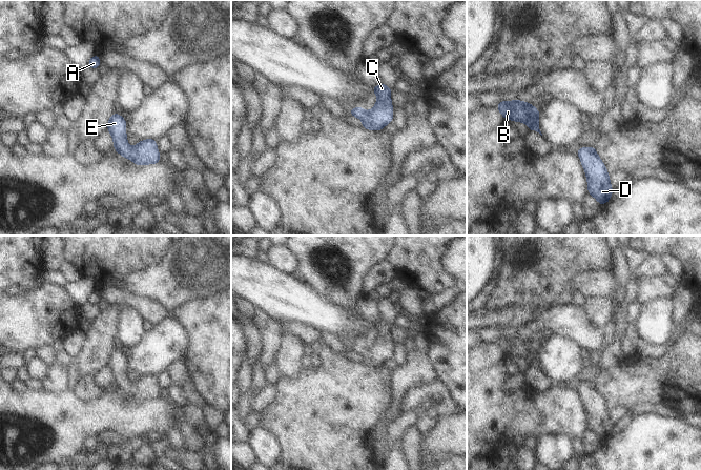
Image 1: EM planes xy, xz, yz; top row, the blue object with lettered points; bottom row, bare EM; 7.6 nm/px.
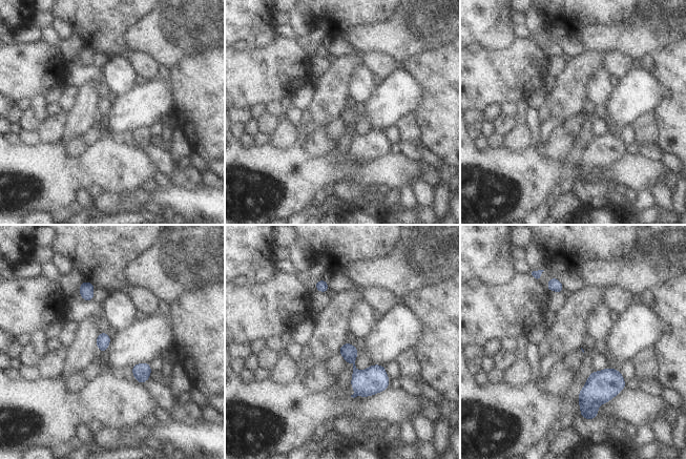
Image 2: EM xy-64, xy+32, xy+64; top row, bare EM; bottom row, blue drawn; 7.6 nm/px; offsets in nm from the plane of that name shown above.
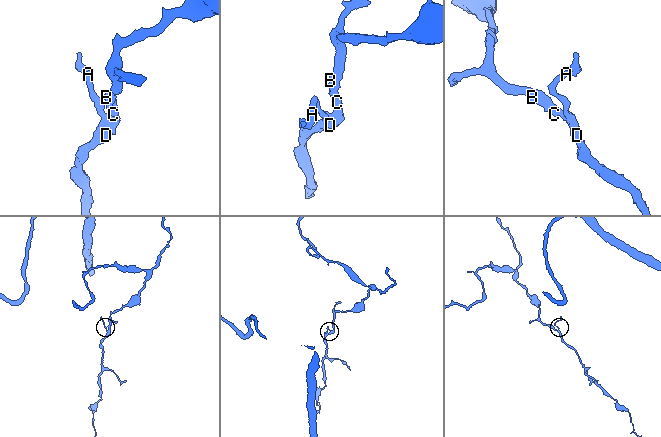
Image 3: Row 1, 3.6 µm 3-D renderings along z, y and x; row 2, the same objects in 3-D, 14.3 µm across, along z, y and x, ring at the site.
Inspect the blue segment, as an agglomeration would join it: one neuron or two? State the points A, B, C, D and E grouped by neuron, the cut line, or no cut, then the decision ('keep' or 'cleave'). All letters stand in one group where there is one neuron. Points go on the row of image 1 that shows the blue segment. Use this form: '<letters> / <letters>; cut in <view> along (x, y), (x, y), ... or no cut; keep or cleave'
A B C D E; no cut; keep

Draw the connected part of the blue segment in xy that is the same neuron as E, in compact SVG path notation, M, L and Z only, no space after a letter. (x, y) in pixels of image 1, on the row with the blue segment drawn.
M117 113L108 120L107 130L114 139L114 149L125 159L130 159L137 165L157 164L160 162L160 152L157 141L146 139L130 147L126 137L126 120Z

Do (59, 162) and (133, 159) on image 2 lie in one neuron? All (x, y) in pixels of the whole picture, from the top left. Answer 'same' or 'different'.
same

